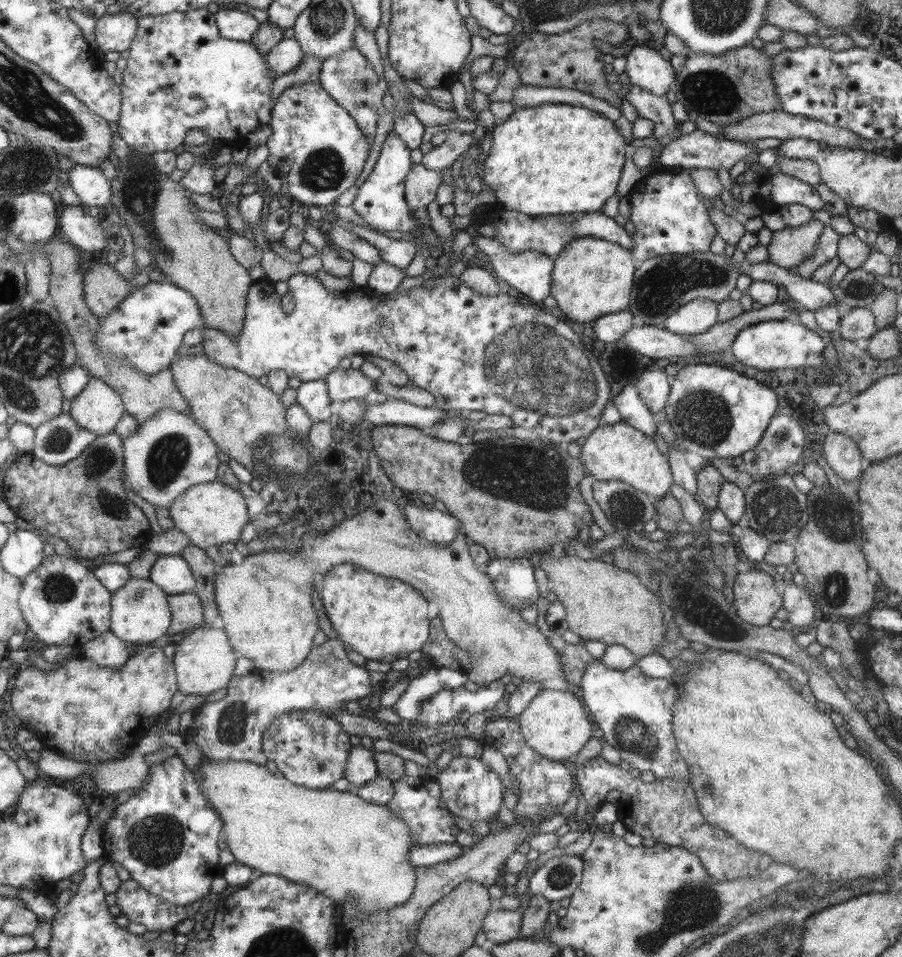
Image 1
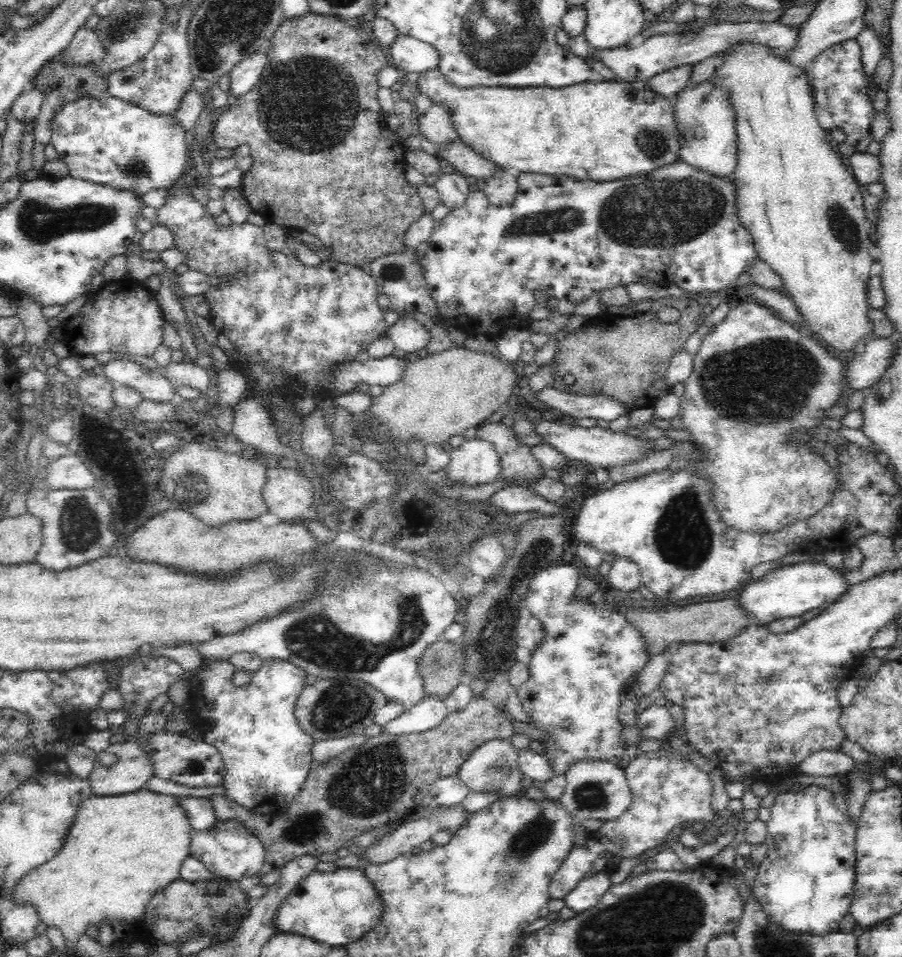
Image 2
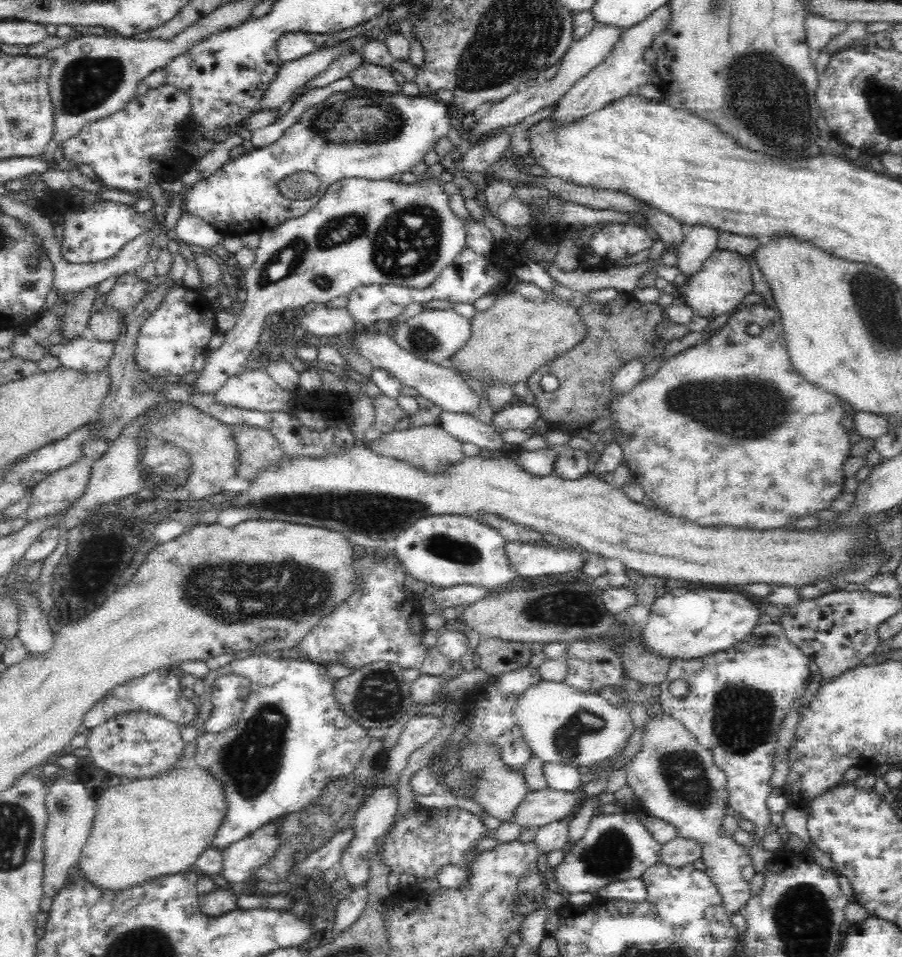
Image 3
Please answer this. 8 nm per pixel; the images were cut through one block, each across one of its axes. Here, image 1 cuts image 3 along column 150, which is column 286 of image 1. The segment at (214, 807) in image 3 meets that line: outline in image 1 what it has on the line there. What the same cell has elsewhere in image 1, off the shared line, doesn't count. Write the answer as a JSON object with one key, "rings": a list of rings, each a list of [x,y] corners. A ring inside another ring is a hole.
{"rings":[[[202,758],[199,767],[197,767],[197,778],[201,780],[201,793],[205,793],[205,799],[209,804],[213,804],[213,808],[220,814],[221,821],[224,822],[224,828],[221,828],[225,834],[225,844],[235,858],[234,862],[243,864],[255,870],[255,873],[269,874],[284,877],[294,883],[301,883],[309,888],[314,888],[322,895],[329,897],[331,900],[338,900],[339,903],[345,899],[351,899],[358,904],[358,909],[362,913],[371,913],[376,910],[391,908],[392,906],[403,904],[405,900],[412,894],[415,886],[416,873],[415,867],[409,865],[409,857],[407,852],[409,848],[413,848],[413,842],[410,839],[409,829],[405,827],[405,821],[401,821],[397,815],[393,815],[387,806],[376,806],[369,804],[367,801],[361,800],[353,791],[338,792],[333,788],[322,790],[308,790],[300,785],[292,784],[283,775],[266,769],[264,765],[253,764],[249,761],[216,761]]]}

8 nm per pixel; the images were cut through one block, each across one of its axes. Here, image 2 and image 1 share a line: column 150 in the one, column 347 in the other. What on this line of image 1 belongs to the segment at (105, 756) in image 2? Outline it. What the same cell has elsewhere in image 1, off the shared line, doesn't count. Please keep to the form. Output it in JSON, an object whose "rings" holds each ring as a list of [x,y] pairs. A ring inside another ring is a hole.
{"rings":[[[360,744],[349,751],[346,760],[344,777],[349,782],[352,791],[376,777],[376,764],[373,751],[365,749]]]}

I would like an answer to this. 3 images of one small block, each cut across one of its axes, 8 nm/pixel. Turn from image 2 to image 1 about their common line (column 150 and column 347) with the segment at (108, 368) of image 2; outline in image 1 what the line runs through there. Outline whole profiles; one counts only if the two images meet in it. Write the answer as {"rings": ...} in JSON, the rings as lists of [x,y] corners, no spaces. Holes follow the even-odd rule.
{"rings":[[[339,367],[335,369],[333,373],[325,377],[324,382],[328,391],[328,397],[330,398],[330,402],[339,400],[341,402],[345,402],[346,400],[351,399],[371,398],[375,394],[375,382],[363,376],[359,369],[348,369],[343,371]]]}

